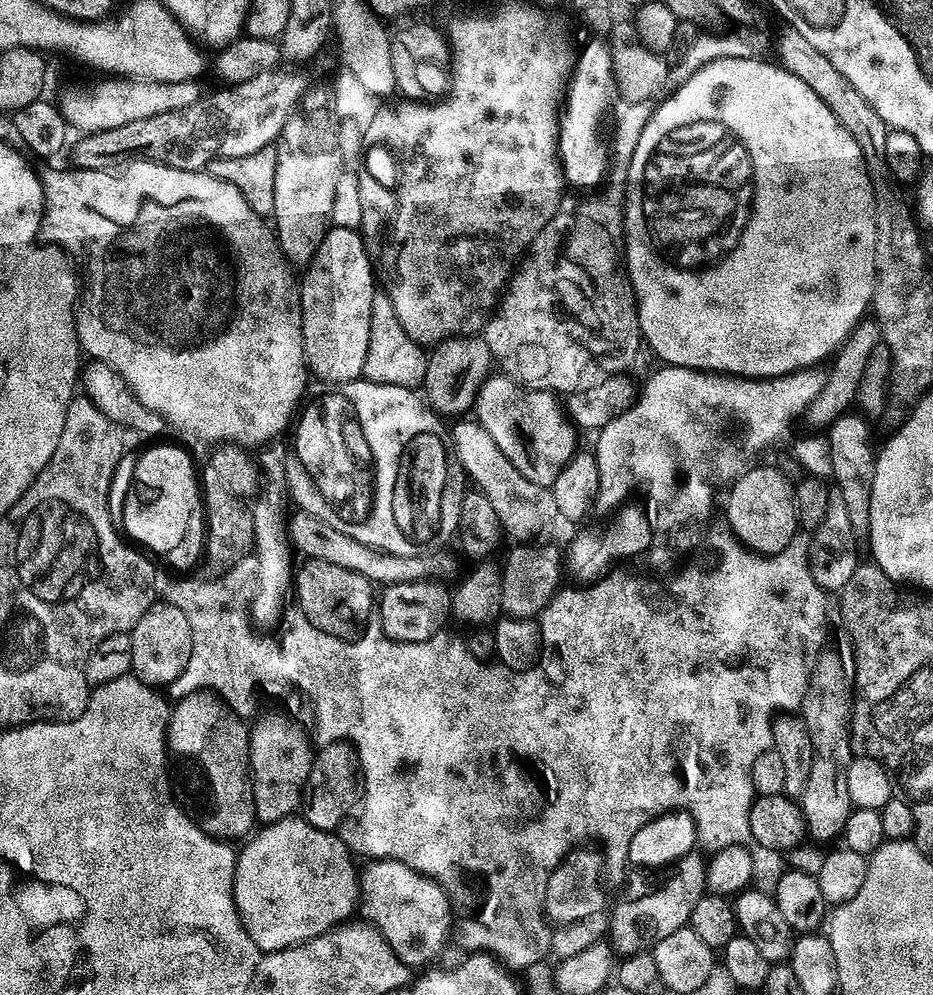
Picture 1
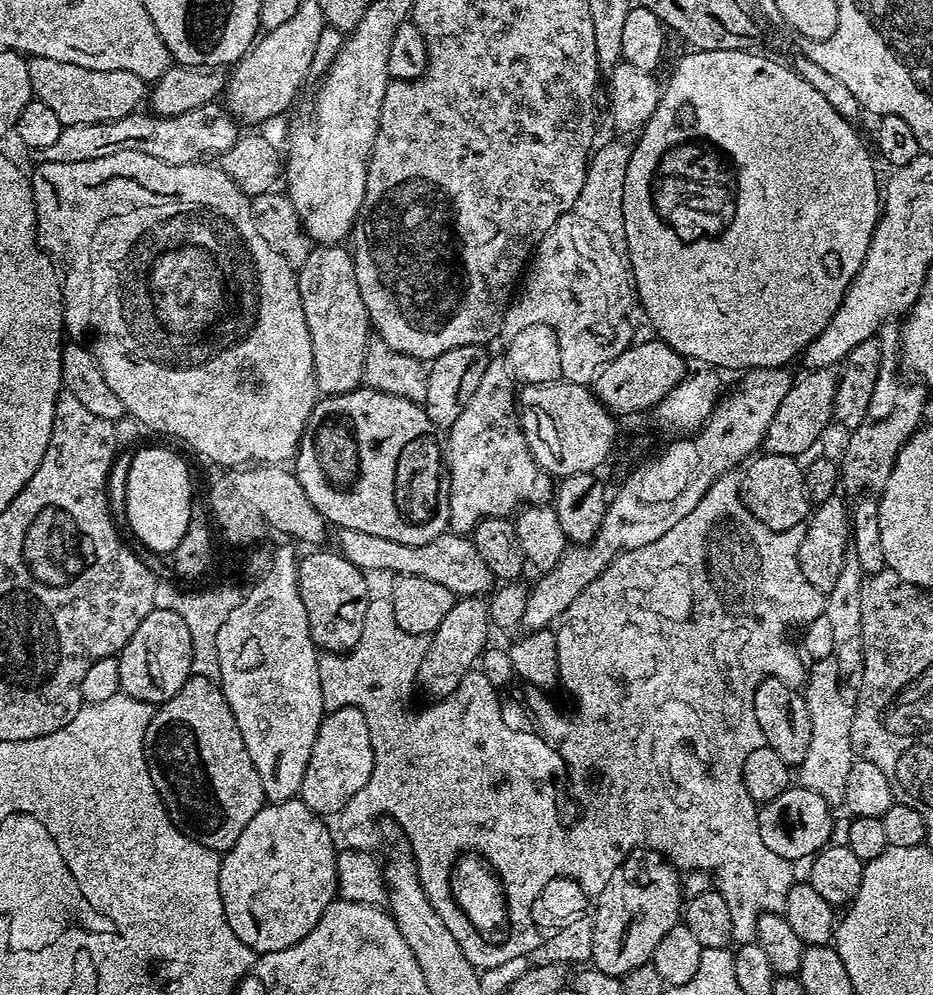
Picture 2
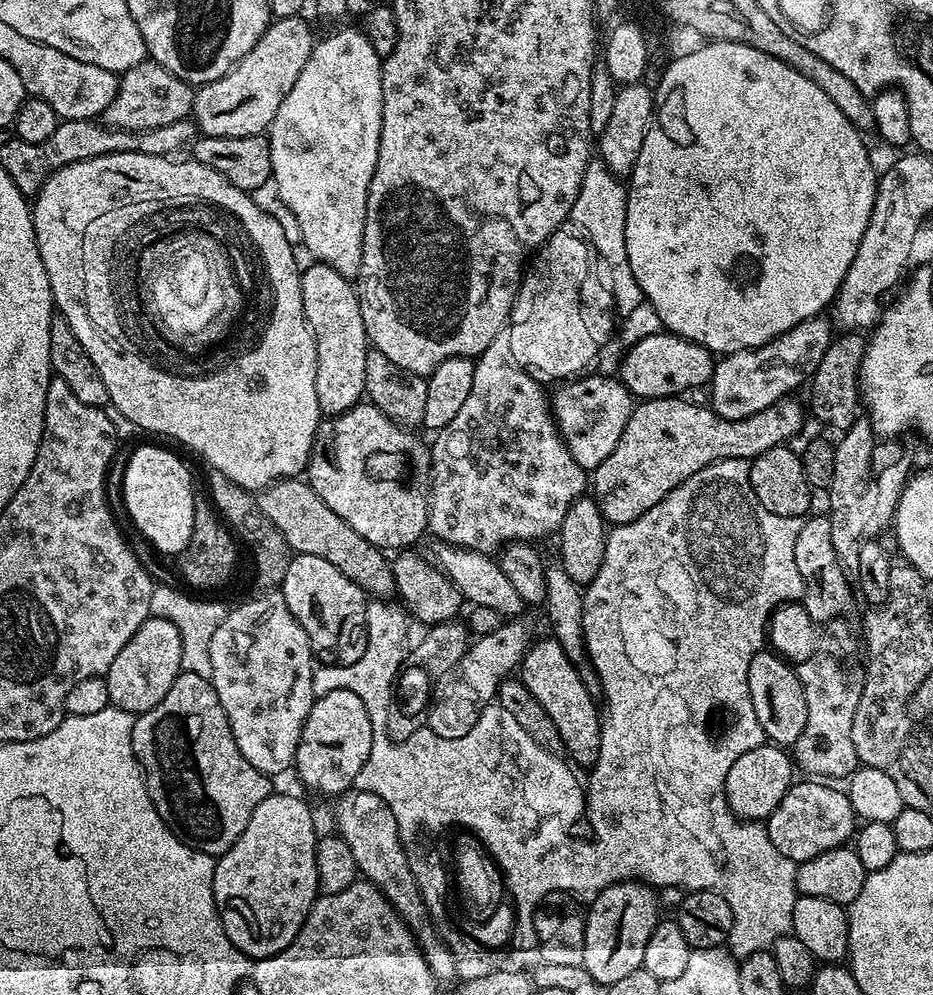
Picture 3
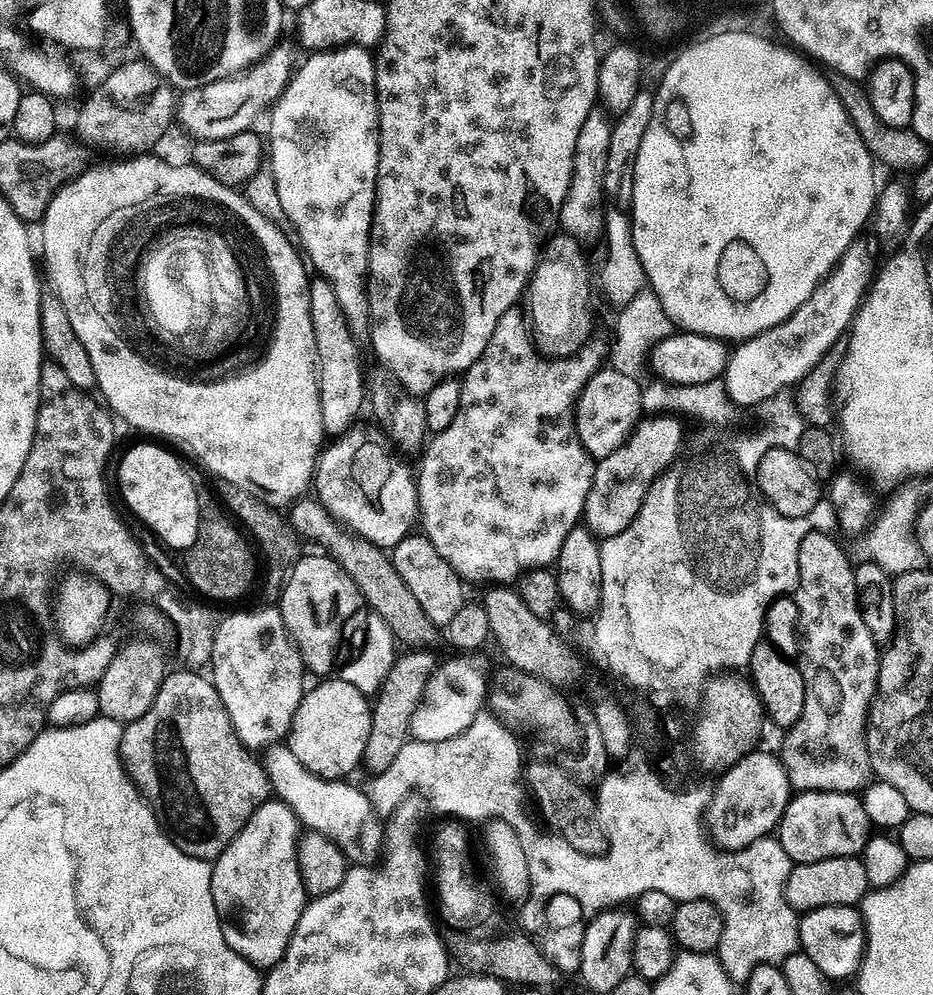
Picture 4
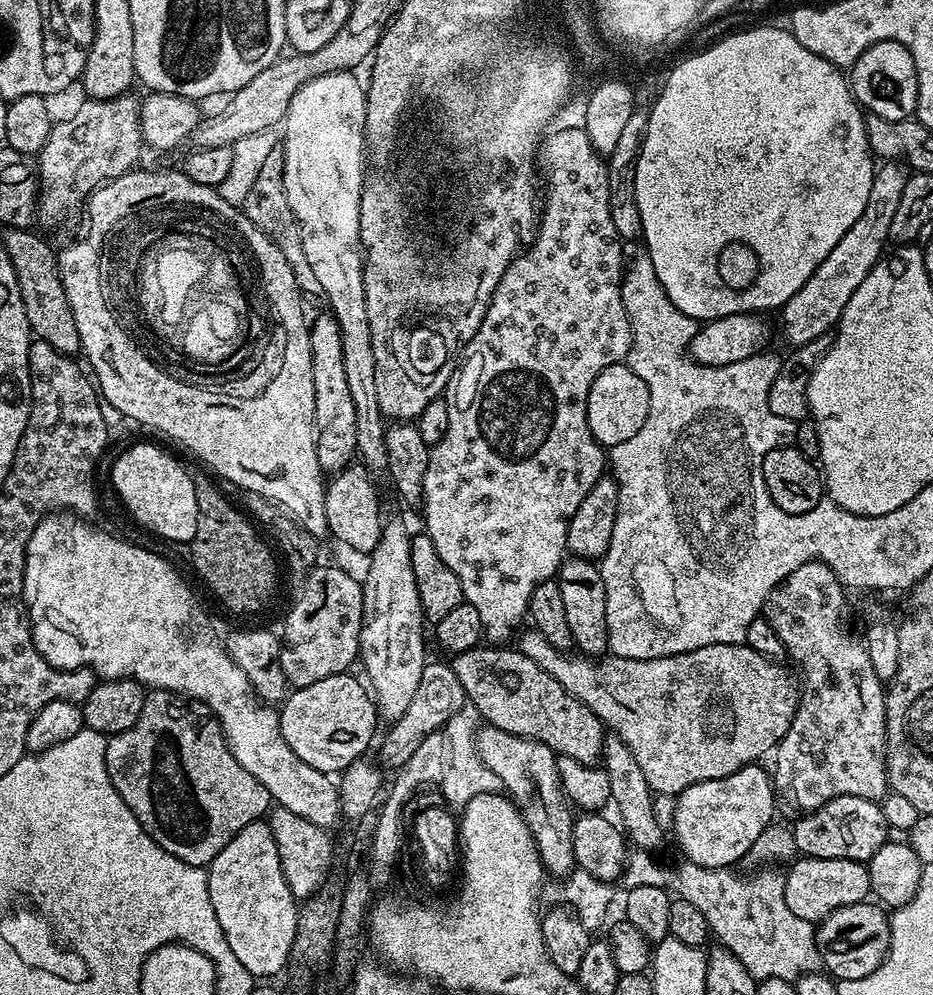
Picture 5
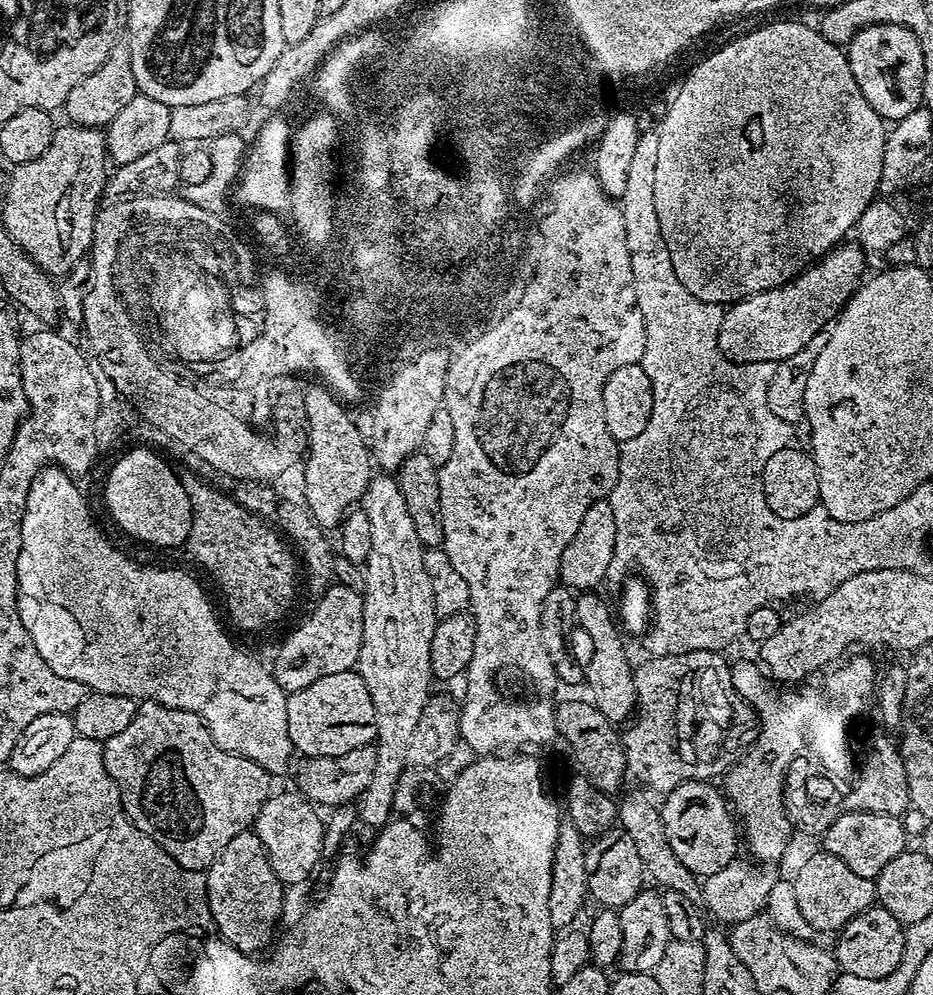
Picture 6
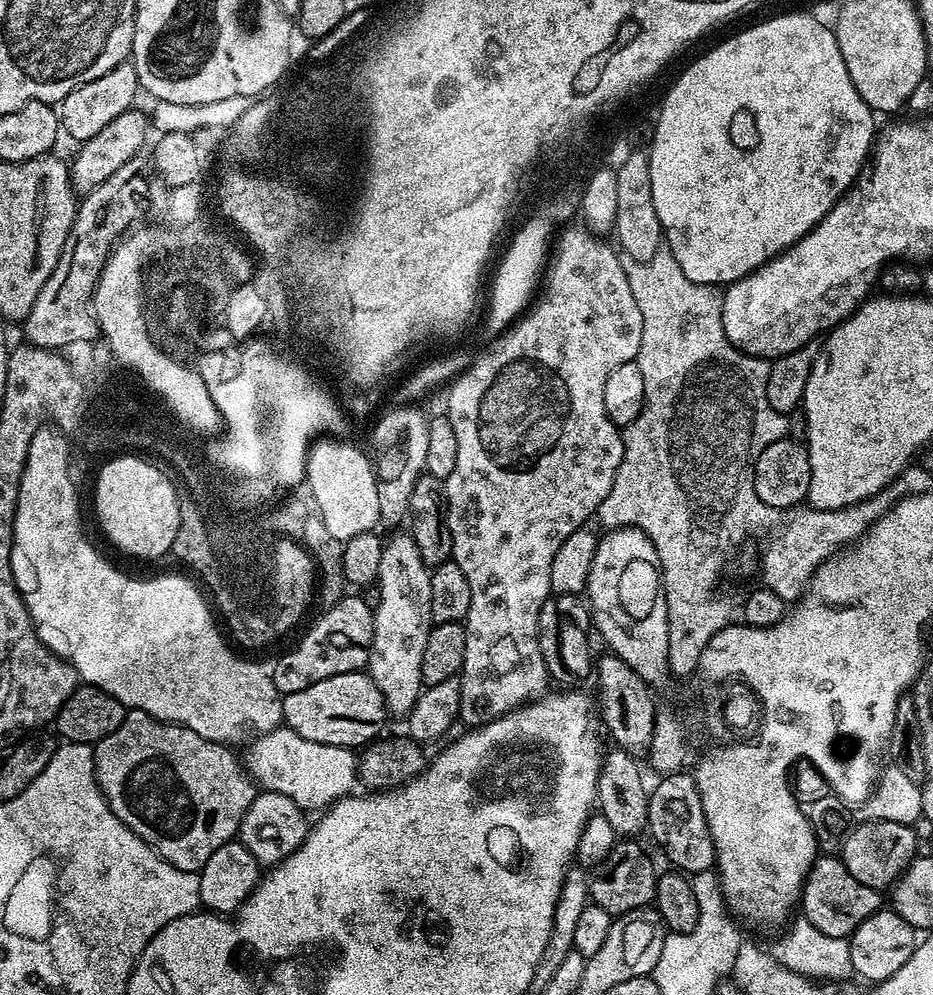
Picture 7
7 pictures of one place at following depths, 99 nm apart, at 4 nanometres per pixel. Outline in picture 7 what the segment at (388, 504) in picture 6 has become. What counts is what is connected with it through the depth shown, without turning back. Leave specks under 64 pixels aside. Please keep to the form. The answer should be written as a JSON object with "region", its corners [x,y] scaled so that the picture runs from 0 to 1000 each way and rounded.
{"region":[[[436,534],[412,543],[405,577],[408,605],[401,612],[401,641],[399,652],[394,654],[392,674],[409,693],[415,719],[436,722],[456,690],[452,657],[457,657],[457,641],[461,641],[465,629],[461,617],[463,577],[459,568],[452,565],[452,557],[448,557],[448,549]]]}

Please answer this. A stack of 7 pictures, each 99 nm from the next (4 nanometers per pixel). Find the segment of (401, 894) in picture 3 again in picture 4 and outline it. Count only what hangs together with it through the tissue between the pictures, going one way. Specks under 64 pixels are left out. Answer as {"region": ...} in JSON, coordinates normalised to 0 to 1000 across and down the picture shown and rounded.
{"region":[[[308,750],[282,753],[281,767],[290,795],[316,818],[329,835],[340,836],[367,854],[370,865],[378,869],[402,865],[412,846],[412,828],[404,820],[389,791],[380,792],[368,783],[350,784],[324,770]]]}

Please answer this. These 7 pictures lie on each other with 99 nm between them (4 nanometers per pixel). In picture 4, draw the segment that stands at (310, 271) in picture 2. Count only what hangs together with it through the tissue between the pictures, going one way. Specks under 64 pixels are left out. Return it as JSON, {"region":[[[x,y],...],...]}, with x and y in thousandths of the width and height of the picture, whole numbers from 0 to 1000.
{"region":[[[339,279],[330,286],[332,291],[332,324],[337,328],[337,344],[339,345],[339,369],[337,381],[341,384],[341,400],[345,408],[345,428],[353,439],[369,437],[383,425],[382,417],[386,409],[391,409],[392,394],[386,380],[386,356],[378,342],[371,322],[367,316],[367,308],[362,308],[362,299],[358,299],[358,291],[354,283]]]}

